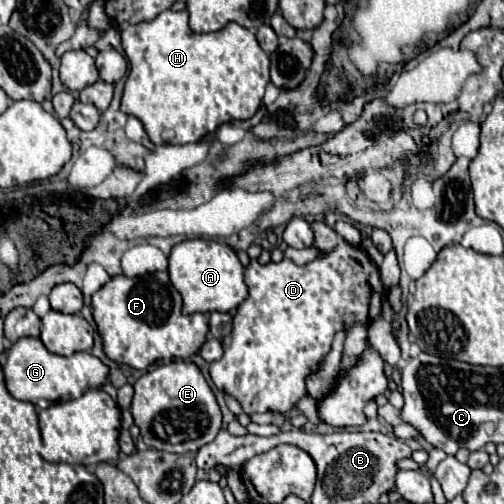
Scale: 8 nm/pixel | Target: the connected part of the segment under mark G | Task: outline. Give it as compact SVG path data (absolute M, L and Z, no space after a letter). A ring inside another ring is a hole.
M39 338L17 340L7 350L7 362L3 366L5 384L11 396L27 400L39 408L49 408L63 400L79 398L87 388L101 388L107 384L109 366L89 352L75 352L73 356L57 356L43 348ZM93 384L93 386L91 386Z

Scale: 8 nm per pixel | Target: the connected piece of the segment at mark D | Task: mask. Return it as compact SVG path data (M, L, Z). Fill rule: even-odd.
M313 222L311 226L315 230L315 248L325 252L317 260L305 266L297 266L287 258L269 264L259 264L257 258L249 262L249 266L245 268L249 298L239 306L233 318L233 332L223 338L223 358L209 364L213 384L221 392L231 394L243 406L245 414L267 410L289 412L291 408L295 408L295 404L307 394L307 376L319 368L319 364L331 350L335 332L343 326L349 328L353 322L369 324L375 316L379 316L381 304L387 296L387 290L379 280L379 270L369 260L367 252L345 242L343 236L339 236L325 222Z

